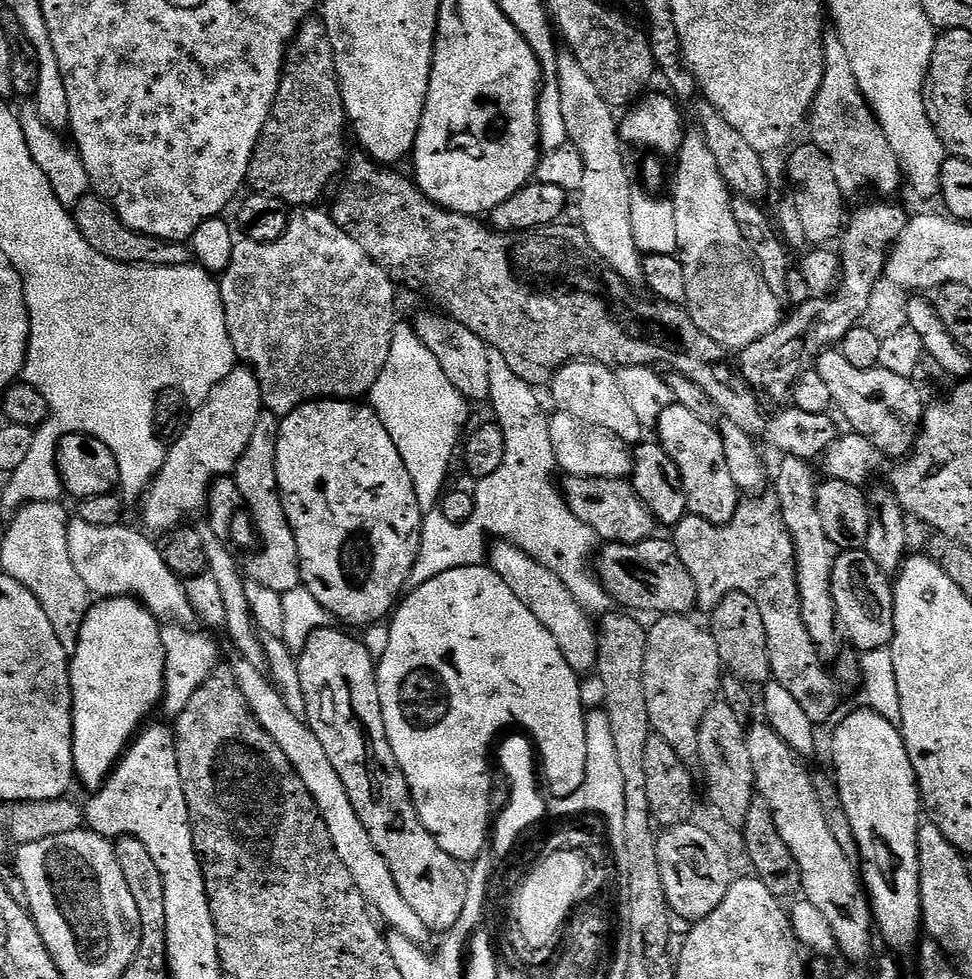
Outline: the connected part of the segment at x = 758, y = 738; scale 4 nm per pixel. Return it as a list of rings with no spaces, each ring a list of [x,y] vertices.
[[[760,722],[753,728],[751,725],[747,734],[750,762],[754,762],[755,789],[759,799],[770,806],[770,814],[774,814],[774,826],[778,826],[782,842],[790,846],[790,854],[794,854],[798,862],[803,899],[813,903],[815,909],[826,918],[836,939],[836,947],[842,954],[844,951],[846,959],[866,959],[872,952],[872,936],[874,940],[872,905],[858,879],[853,861],[846,858],[826,826],[822,802],[812,781],[813,773],[803,768],[801,758],[769,723]]]

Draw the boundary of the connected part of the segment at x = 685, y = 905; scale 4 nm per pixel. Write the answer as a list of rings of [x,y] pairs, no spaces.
[[[693,822],[675,824],[657,835],[658,870],[662,872],[662,890],[666,890],[666,902],[677,917],[695,922],[706,918],[726,898],[734,873],[724,848],[704,828]]]

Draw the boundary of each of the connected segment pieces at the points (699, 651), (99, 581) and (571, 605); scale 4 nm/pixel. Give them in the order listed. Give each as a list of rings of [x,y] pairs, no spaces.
[[[661,615],[647,629],[646,666],[644,667],[644,685],[646,686],[646,710],[650,714],[652,731],[662,737],[670,746],[674,746],[674,754],[686,762],[695,761],[698,757],[698,730],[706,710],[717,703],[722,692],[722,665],[718,646],[714,642],[711,631],[694,621],[687,615]]]
[[[75,518],[68,521],[68,540],[70,561],[74,562],[74,567],[78,570],[78,575],[86,582],[86,590],[96,598],[107,598],[109,596],[130,596],[140,601],[140,603],[150,609],[155,614],[157,620],[161,622],[175,622],[180,626],[188,626],[191,620],[197,619],[197,614],[191,606],[185,592],[185,585],[181,577],[166,566],[162,554],[157,550],[155,543],[143,531],[135,532],[124,524],[118,526],[90,526],[87,522],[82,522]]]
[[[496,540],[489,547],[486,564],[494,574],[498,574],[498,578],[502,578],[502,582],[506,582],[506,586],[510,586],[510,590],[514,590],[518,602],[522,602],[526,610],[530,610],[530,614],[534,614],[534,618],[550,630],[554,642],[558,642],[558,650],[562,650],[562,658],[570,662],[572,669],[577,674],[595,673],[598,662],[597,625],[593,617],[574,602],[574,594],[566,590],[562,578],[558,578],[558,574],[550,574],[542,562],[534,562],[530,554],[506,540]]]

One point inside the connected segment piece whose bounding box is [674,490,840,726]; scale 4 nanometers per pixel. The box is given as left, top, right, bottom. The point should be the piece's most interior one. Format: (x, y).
(753, 553)

